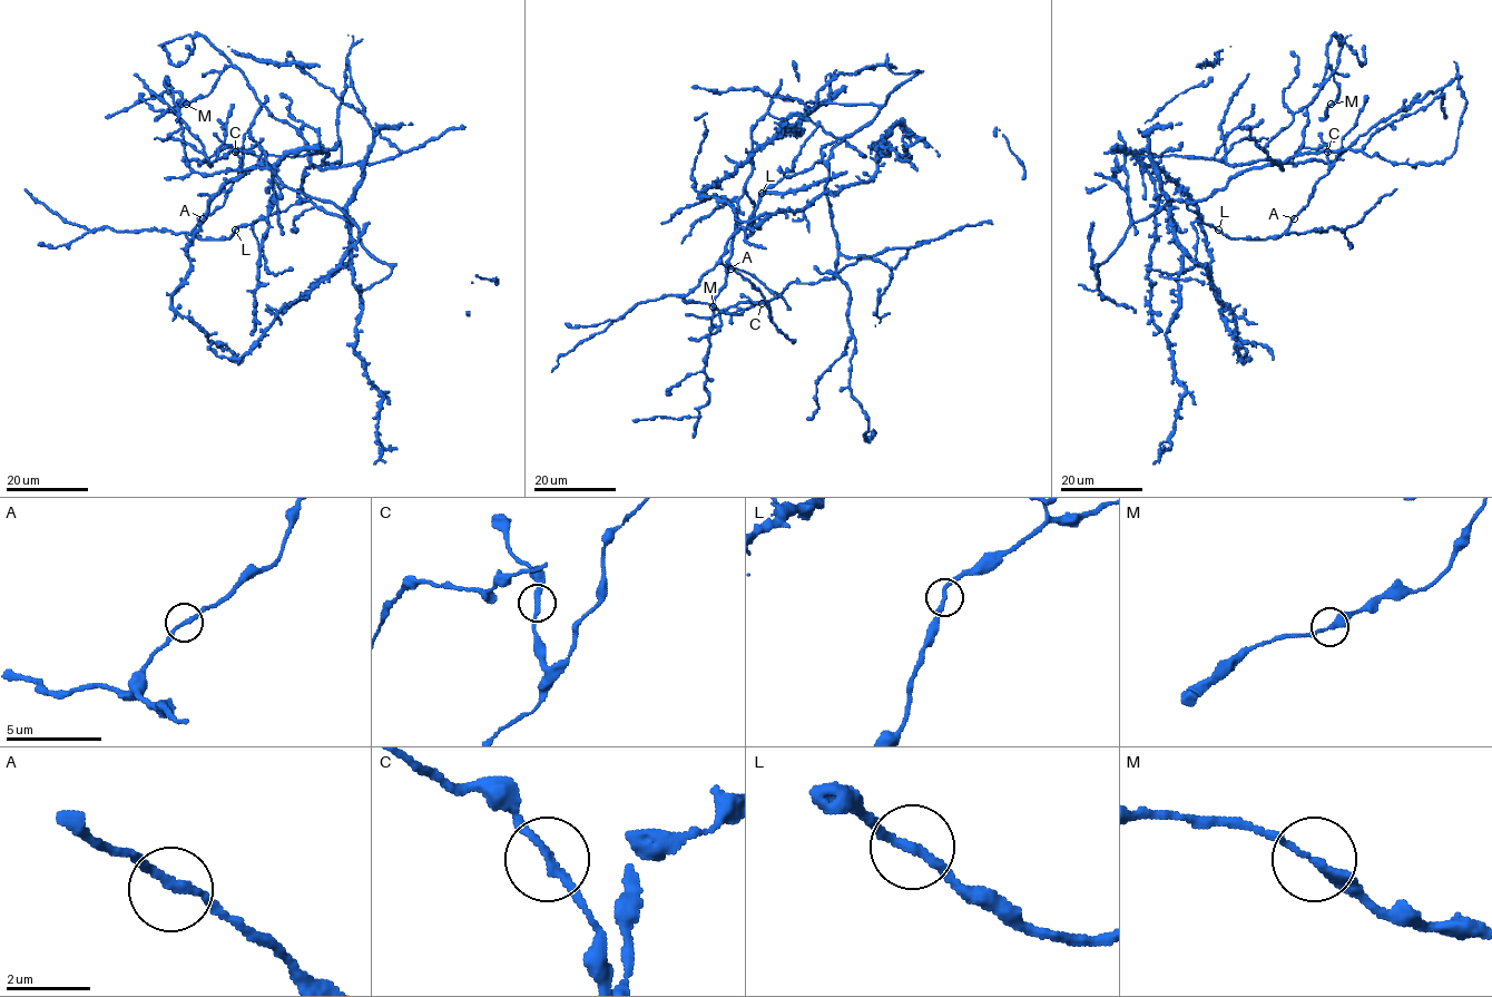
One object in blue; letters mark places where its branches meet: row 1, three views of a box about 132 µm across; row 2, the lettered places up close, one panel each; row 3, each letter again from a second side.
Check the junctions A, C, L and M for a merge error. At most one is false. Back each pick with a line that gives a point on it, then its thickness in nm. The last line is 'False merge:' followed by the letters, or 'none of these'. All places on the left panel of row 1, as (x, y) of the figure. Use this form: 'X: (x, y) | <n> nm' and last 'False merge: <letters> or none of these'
False merge: none of these

